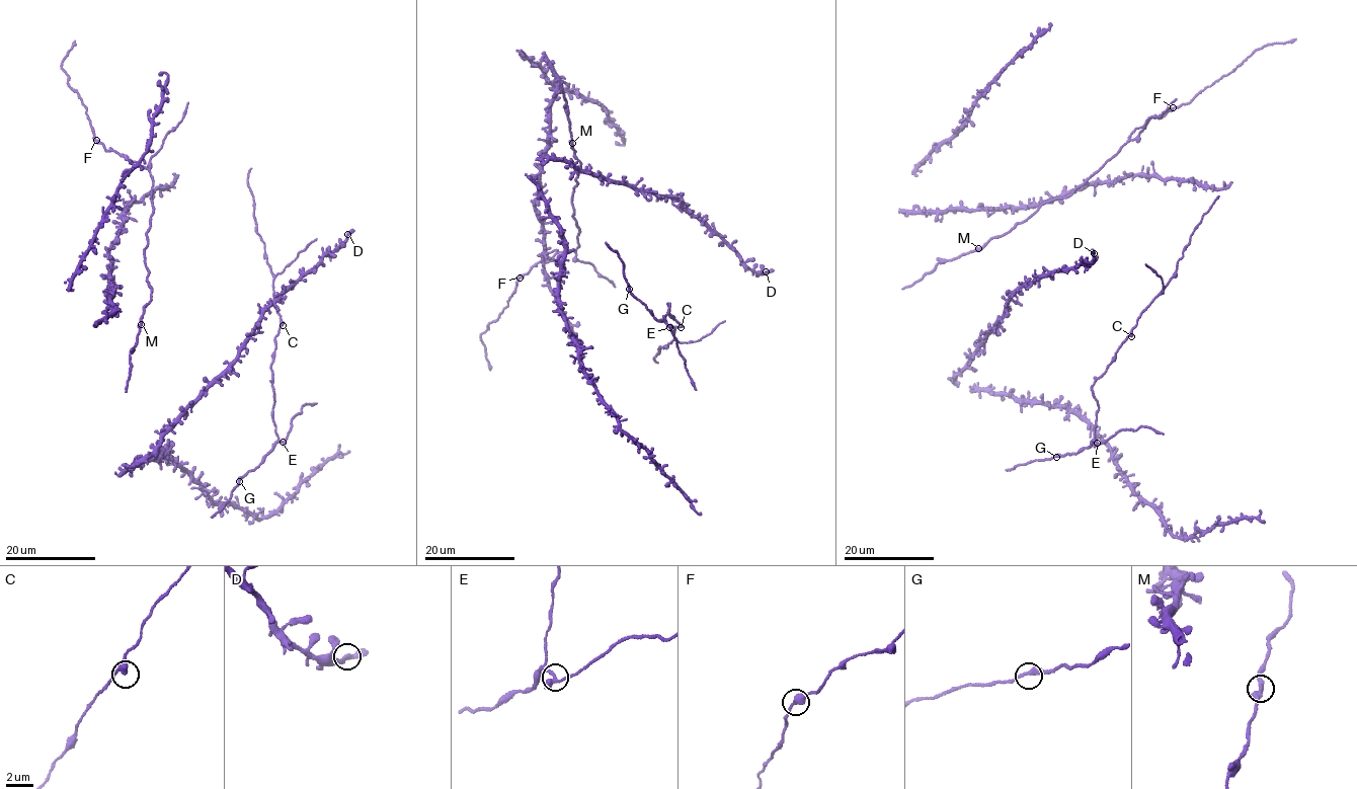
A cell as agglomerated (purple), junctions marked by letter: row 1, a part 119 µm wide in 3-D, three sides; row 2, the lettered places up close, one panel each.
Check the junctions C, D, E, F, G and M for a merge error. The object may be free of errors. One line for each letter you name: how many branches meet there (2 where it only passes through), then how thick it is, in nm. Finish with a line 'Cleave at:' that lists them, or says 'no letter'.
Cleave at: no letter

